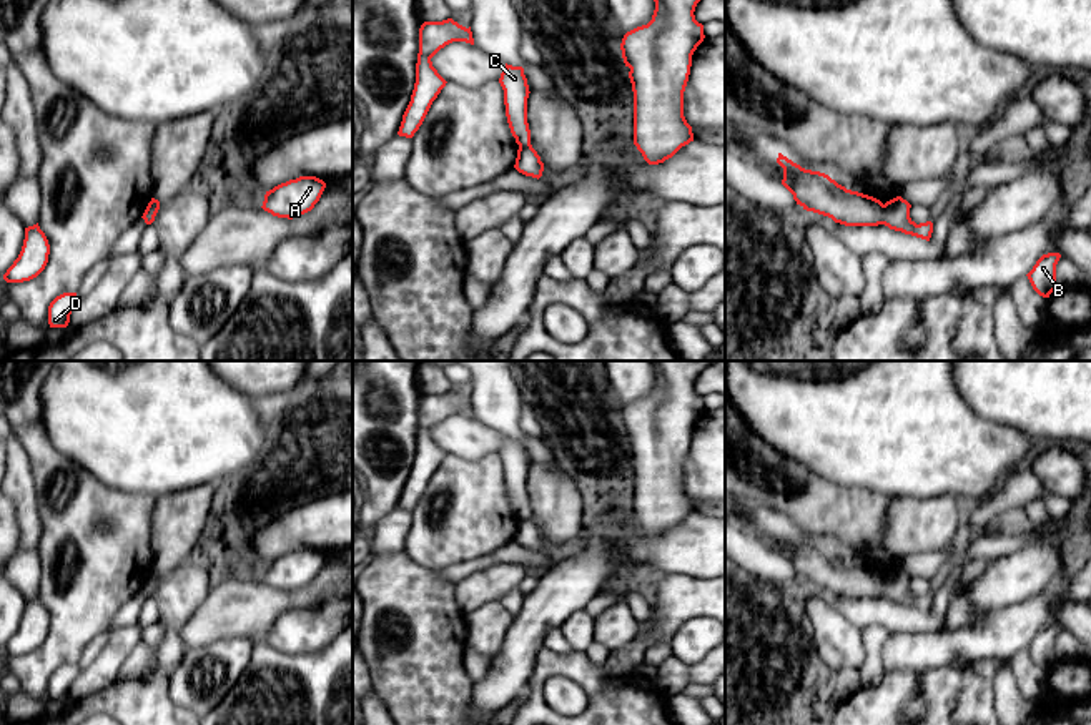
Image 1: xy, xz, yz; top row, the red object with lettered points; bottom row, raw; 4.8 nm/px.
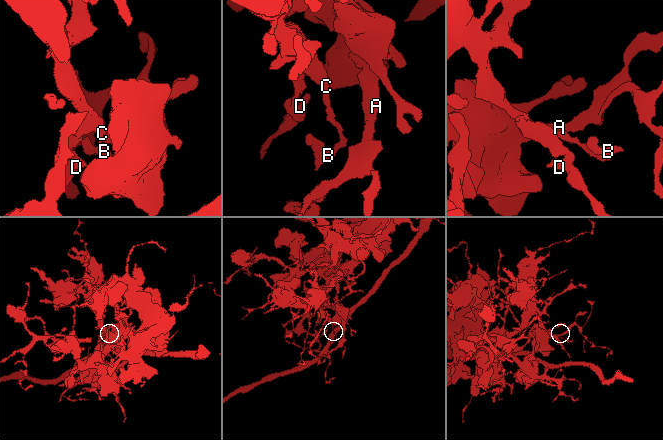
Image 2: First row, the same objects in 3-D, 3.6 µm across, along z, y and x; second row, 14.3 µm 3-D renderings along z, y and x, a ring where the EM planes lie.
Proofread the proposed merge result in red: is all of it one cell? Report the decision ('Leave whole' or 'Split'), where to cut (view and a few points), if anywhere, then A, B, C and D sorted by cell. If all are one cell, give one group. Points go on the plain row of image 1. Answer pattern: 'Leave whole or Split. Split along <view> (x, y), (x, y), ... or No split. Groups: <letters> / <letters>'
Split. Split along yz (882, 577), (883, 596). Groups: A C D / B

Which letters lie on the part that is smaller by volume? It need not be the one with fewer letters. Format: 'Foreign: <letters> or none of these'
Foreign: B

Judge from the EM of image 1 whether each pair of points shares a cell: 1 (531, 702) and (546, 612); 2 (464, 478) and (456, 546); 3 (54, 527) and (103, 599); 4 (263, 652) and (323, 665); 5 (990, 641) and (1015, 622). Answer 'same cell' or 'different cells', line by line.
1: different cells
2: same cell
3: same cell
4: same cell
5: same cell

